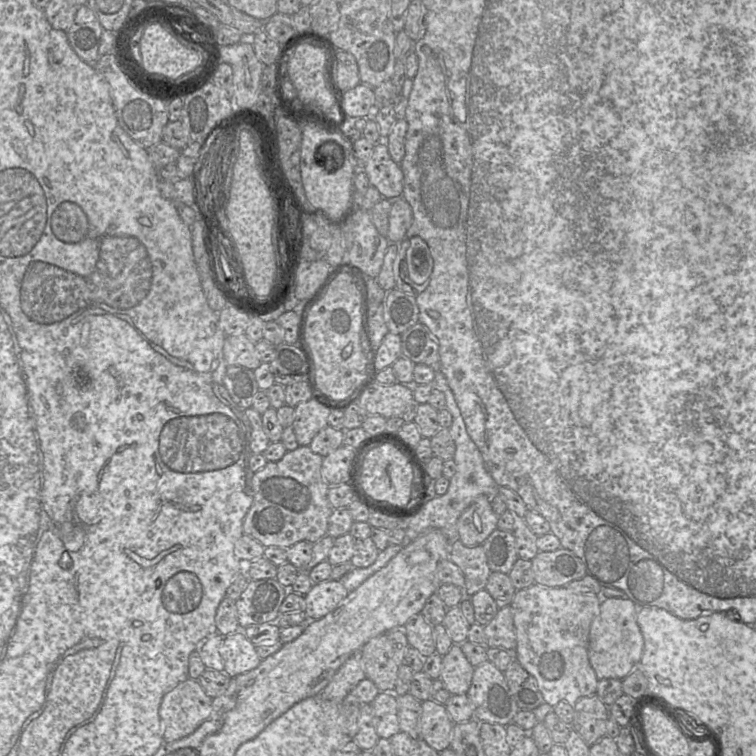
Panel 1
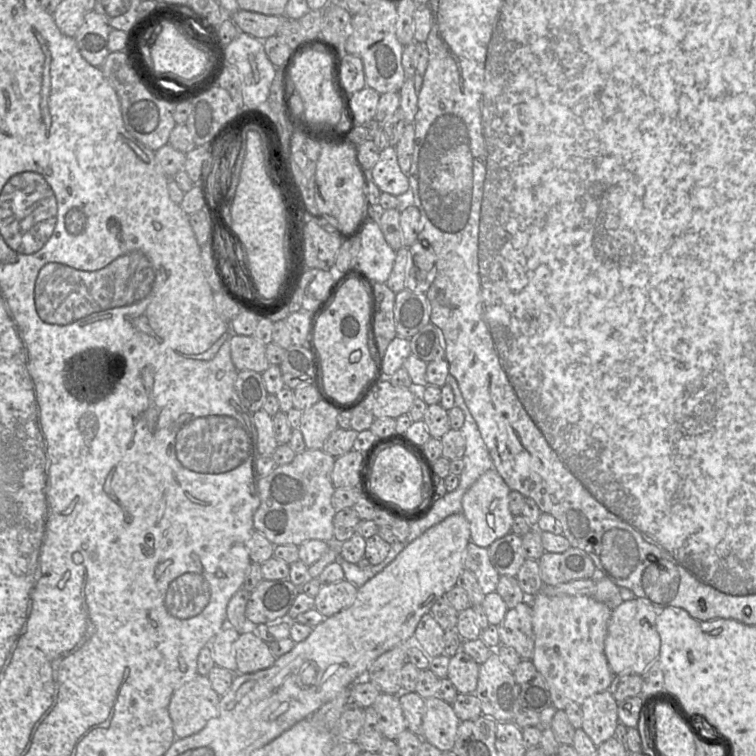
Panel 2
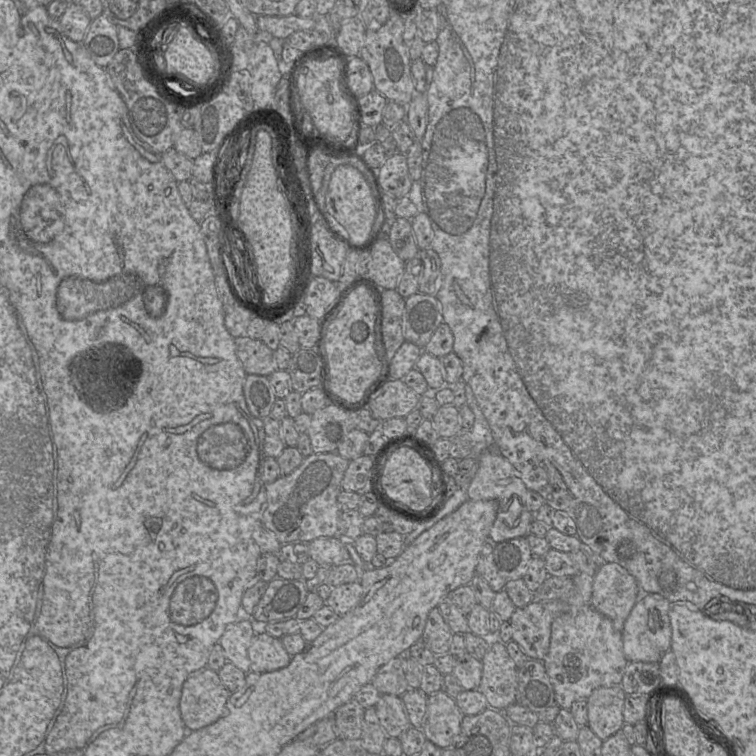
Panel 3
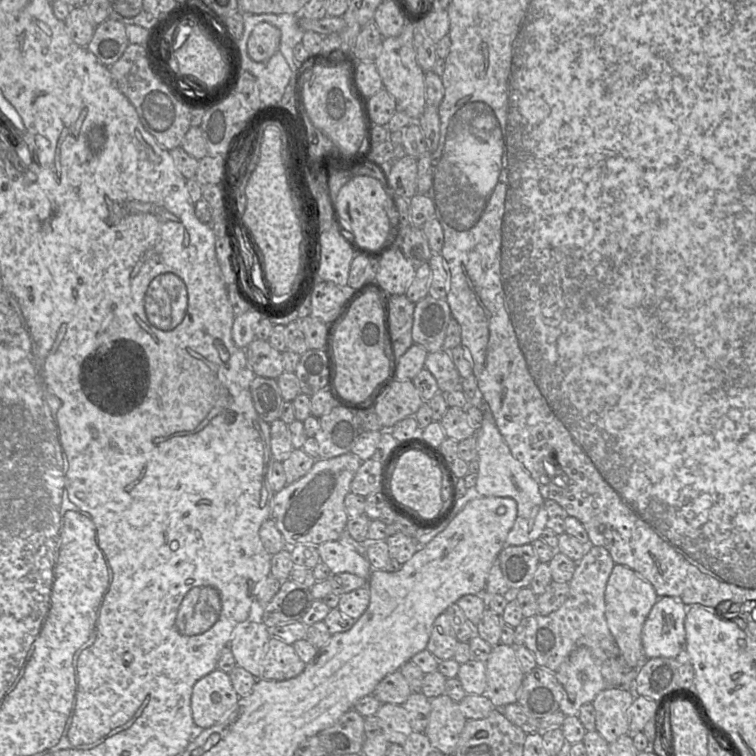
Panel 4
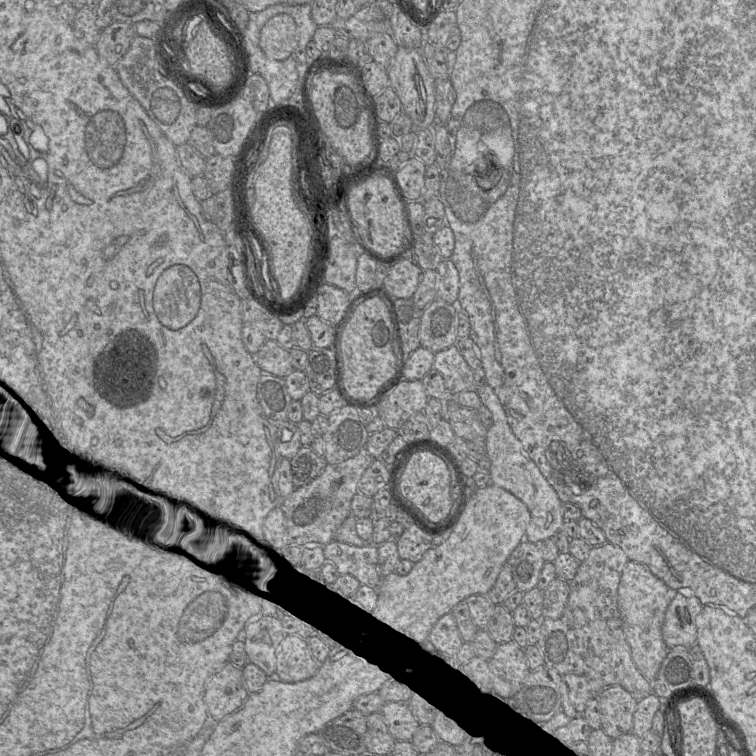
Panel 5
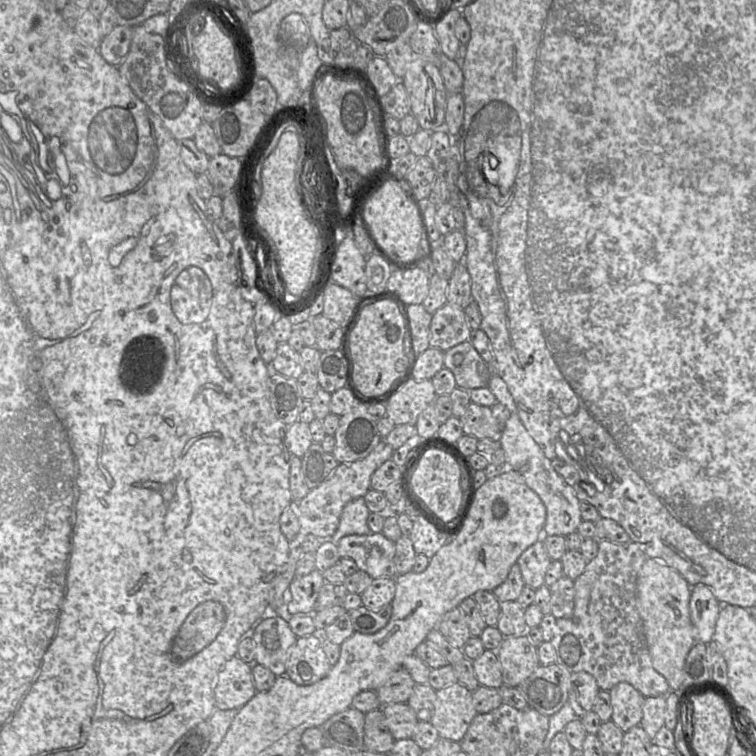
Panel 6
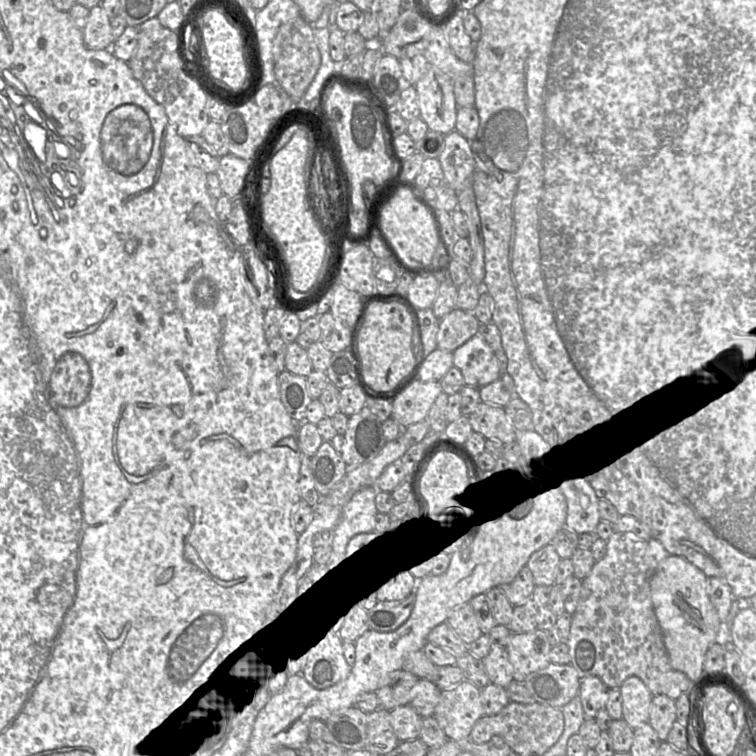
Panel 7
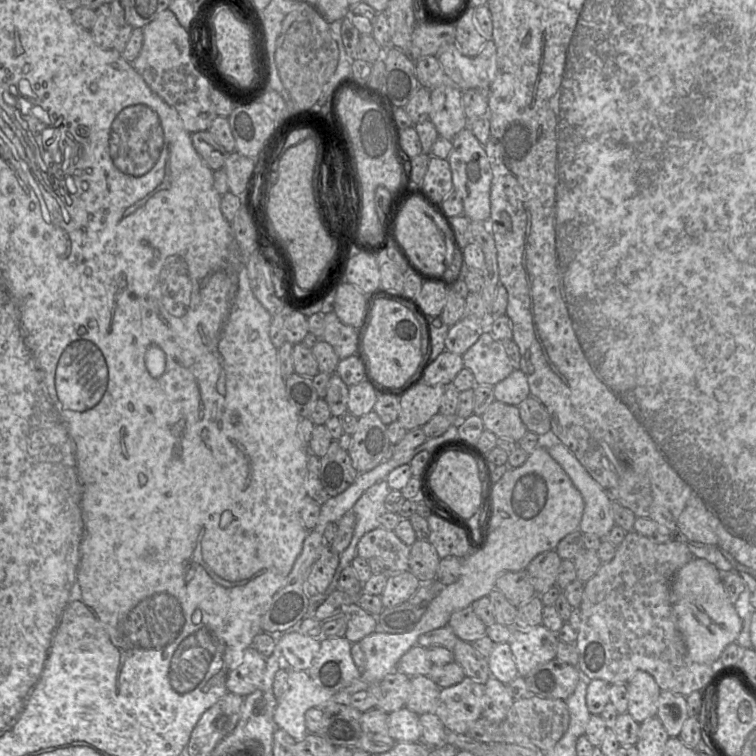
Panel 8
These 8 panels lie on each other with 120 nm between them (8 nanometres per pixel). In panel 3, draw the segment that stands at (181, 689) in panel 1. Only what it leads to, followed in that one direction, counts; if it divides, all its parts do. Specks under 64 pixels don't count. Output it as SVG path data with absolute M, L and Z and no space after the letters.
M203 669L188 677L182 686L179 702L181 718L187 732L200 730L218 721L226 711L230 695L216 671Z

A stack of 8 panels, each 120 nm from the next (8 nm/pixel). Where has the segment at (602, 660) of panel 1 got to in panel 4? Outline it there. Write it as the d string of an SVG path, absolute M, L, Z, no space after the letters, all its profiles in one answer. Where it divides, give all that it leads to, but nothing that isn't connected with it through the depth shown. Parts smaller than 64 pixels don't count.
M660 597L642 628L641 641L647 659L676 658L684 650L687 607L671 597Z

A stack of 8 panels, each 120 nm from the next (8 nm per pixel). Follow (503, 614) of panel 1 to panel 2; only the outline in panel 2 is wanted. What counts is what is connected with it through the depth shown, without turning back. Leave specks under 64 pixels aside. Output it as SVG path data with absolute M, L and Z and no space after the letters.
M529 599L508 609L497 628L500 644L514 648L522 659L532 658L535 636Z

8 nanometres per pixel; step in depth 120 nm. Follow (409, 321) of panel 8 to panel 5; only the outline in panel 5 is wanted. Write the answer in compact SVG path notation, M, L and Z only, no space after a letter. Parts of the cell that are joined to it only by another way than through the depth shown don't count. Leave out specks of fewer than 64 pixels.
M379 297L361 302L343 328L340 338L340 360L337 368L341 372L346 392L359 399L376 396L386 383L400 371L403 350L398 343L395 351L394 312Z

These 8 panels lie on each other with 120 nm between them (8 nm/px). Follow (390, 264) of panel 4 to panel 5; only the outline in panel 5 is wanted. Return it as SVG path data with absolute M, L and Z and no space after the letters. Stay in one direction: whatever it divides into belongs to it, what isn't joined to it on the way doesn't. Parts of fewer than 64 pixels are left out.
M404 258L390 265L383 288L393 298L411 299L422 277L423 270L411 259Z

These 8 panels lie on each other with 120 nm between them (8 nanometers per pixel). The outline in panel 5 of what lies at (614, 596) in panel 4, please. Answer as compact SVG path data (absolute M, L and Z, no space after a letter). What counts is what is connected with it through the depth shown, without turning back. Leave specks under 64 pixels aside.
M629 560L621 574L618 586L618 604L623 630L634 664L649 681L655 679L668 652L662 637L662 626L667 607L676 593L678 591L669 589L643 564Z

